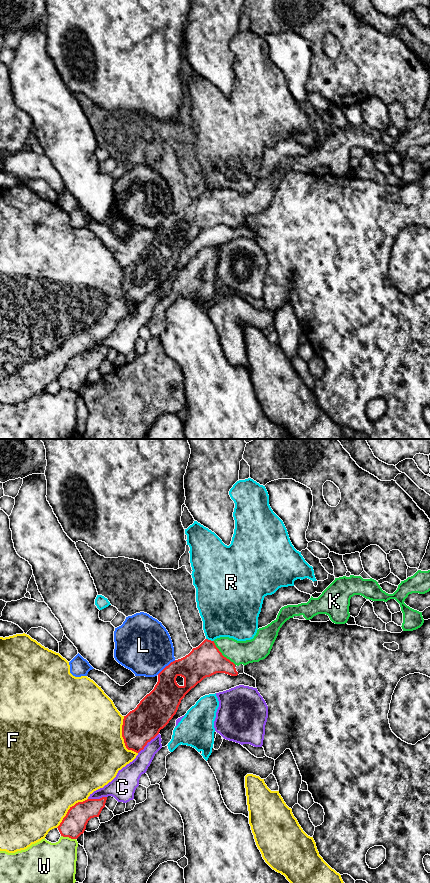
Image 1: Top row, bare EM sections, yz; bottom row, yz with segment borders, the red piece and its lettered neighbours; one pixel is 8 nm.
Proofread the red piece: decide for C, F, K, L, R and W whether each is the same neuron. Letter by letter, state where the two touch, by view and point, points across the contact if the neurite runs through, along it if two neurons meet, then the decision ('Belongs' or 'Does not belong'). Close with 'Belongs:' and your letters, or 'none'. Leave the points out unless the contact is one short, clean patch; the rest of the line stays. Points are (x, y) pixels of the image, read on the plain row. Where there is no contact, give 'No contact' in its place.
C: Touches red at yz (147, 294). Does not belong
F: Touches red at yz (122, 288). Does not belong
K: Touches red at yz (221, 206). Path across: yz (205, 212), (221, 206), (239, 204). Belongs
L: Touches red at yz (166, 218). Does not belong
R: Touches red at yz (210, 192). Does not belong
W: Touches red at yz (68, 388). Does not belong
Belongs: K

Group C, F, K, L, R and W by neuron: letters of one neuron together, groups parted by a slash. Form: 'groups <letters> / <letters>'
groups C / F / K / L / R / W

